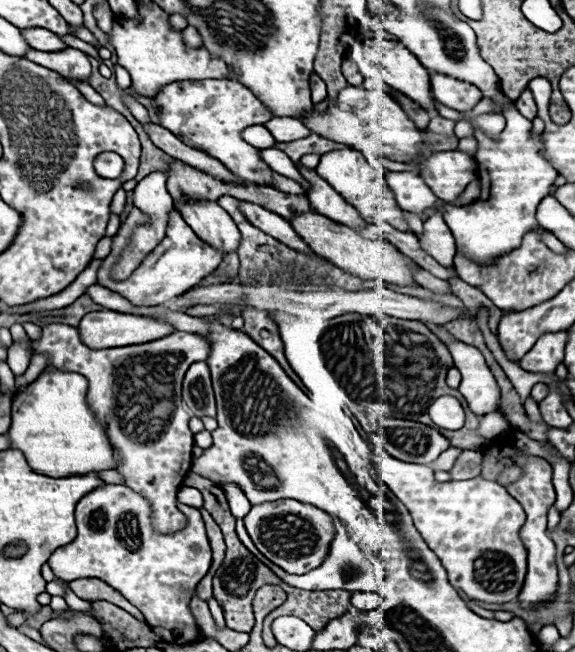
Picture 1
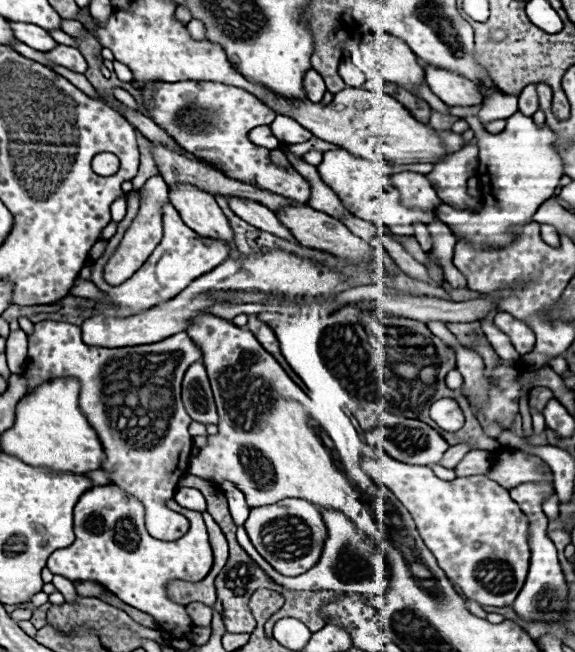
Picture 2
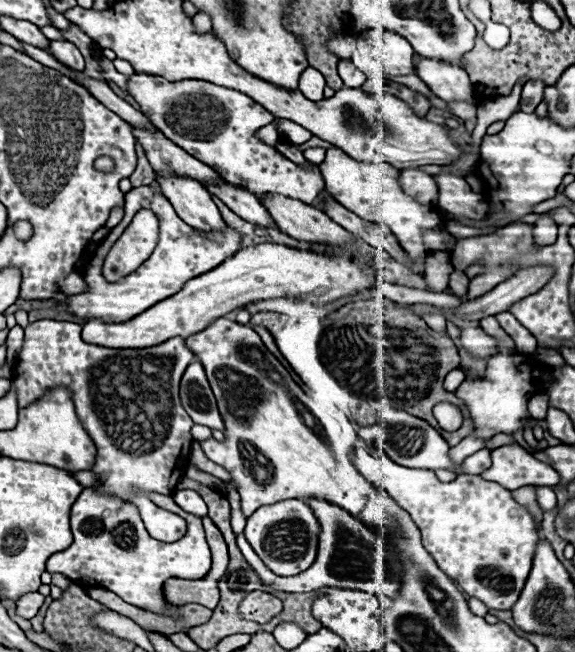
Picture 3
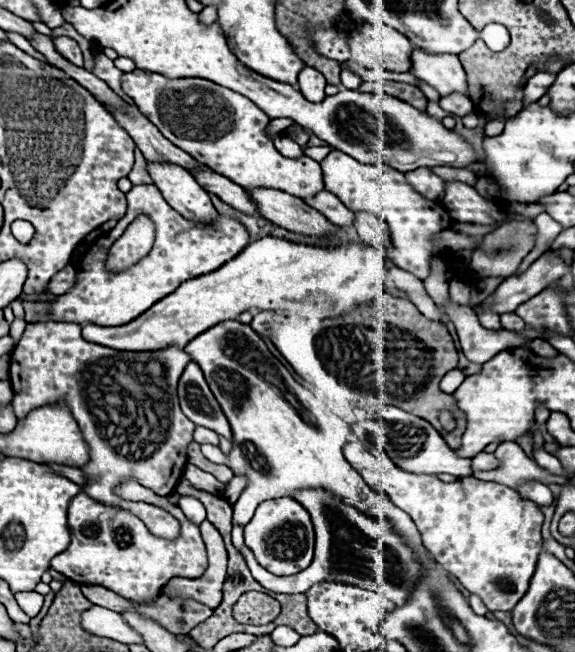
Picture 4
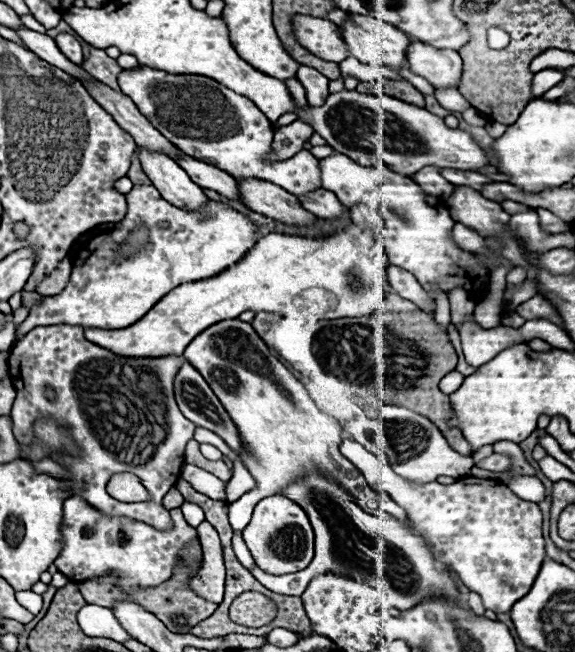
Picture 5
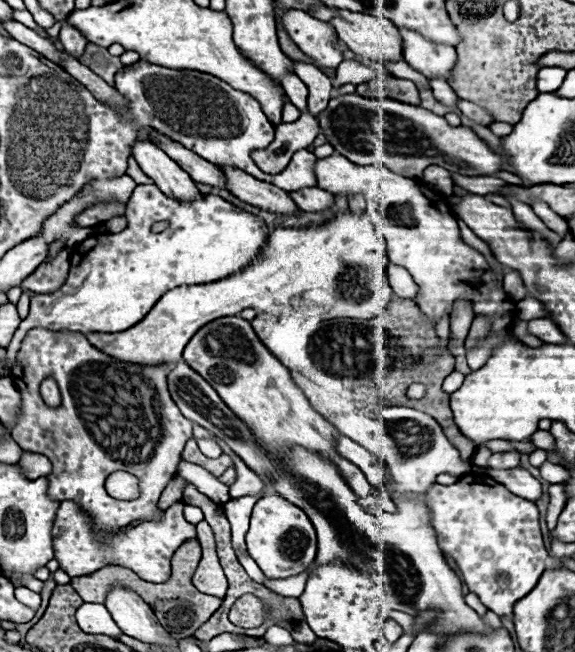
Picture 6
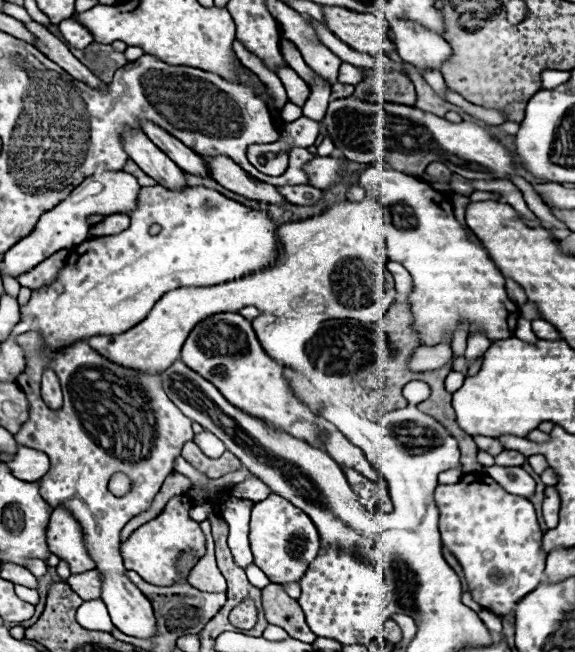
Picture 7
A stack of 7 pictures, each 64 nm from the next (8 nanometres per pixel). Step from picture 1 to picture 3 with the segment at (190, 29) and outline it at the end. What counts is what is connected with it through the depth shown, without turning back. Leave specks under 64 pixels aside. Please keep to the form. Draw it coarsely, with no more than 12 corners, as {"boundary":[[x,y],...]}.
{"boundary":[[206,12],[192,18],[198,34],[212,30],[212,18]]}

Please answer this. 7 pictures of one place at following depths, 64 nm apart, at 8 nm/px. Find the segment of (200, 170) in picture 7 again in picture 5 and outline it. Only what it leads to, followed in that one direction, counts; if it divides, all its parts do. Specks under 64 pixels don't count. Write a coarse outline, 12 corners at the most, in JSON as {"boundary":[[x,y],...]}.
{"boundary":[[188,154],[174,158],[202,188],[238,200],[238,184],[224,170]]}

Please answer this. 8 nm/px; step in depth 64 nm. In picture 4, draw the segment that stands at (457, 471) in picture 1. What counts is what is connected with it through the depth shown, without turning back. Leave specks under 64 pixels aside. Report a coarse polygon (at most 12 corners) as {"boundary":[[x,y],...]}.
{"boundary":[[480,452],[472,458],[472,470],[496,470],[500,460]]}

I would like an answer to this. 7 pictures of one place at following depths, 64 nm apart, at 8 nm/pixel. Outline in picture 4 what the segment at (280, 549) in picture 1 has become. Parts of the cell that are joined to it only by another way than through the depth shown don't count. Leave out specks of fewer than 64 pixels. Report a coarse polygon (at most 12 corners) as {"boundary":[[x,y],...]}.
{"boundary":[[294,498],[258,504],[244,542],[276,576],[310,566],[314,528]]}

